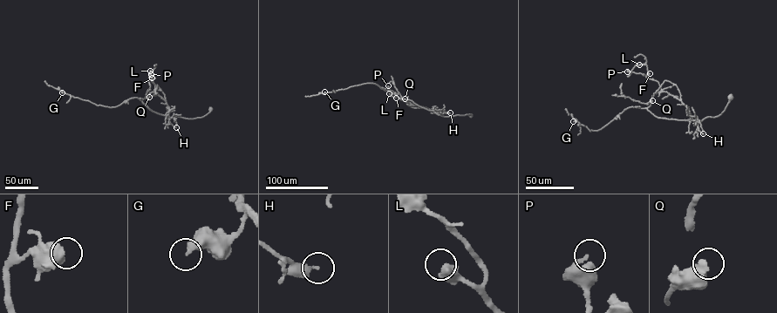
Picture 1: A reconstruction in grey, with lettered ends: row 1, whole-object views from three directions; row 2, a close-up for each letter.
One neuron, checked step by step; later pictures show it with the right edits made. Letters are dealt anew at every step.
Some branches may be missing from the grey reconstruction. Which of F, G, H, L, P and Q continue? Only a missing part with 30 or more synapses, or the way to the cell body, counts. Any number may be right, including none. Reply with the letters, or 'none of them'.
none of them

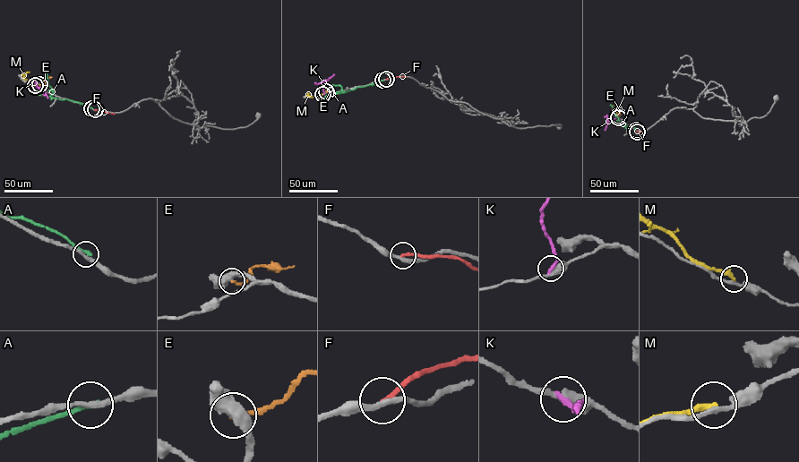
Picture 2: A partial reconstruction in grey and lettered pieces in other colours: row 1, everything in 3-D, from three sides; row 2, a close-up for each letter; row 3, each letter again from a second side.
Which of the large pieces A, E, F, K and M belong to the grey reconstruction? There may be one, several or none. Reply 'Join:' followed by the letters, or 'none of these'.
Join: none of these

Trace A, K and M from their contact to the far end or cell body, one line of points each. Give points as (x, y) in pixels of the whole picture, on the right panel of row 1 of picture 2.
A: (636, 130), (633, 126), (626, 126), (619, 121), (610, 105)
K: (618, 117), (609, 120), (605, 130)
M: (618, 117), (613, 105)

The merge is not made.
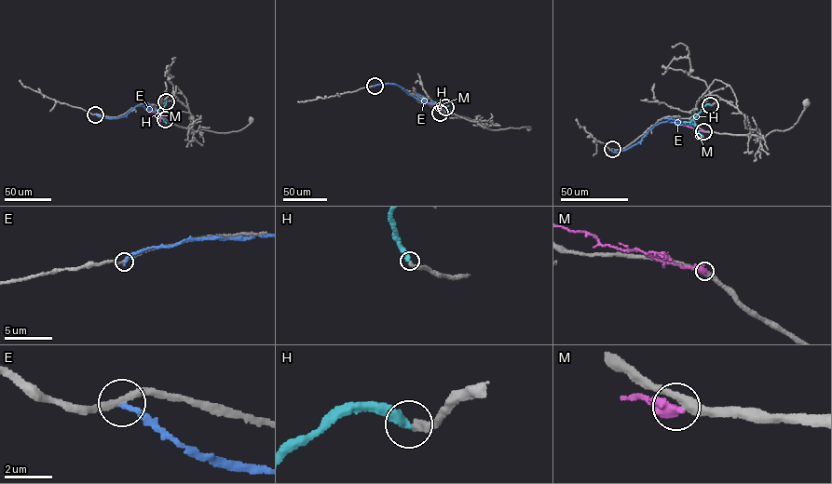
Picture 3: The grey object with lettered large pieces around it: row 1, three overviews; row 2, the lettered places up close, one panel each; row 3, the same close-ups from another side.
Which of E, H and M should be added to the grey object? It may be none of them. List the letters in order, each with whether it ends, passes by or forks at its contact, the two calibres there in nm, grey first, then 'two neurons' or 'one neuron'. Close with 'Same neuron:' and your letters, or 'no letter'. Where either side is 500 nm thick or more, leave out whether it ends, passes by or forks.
E: it ends there; 240 nm thick on the grey side, 280 nm on the other; two neurons
H: it ends there; 360 nm thick on the grey side, 400 nm on the other; one neuron
M: 400 nm thick on the grey side, 600 nm on the other; two neurons
Same neuron: H

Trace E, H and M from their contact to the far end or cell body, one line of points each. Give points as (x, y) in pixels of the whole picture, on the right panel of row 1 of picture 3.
E: (612, 150), (616, 152), (627, 149), (661, 122), (687, 126), (692, 123), (694, 126)
H: (710, 105), (703, 107), (693, 119), (702, 138)
M: (703, 131), (684, 126)

